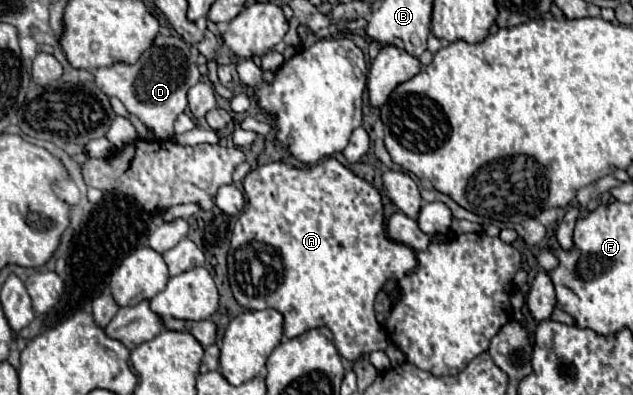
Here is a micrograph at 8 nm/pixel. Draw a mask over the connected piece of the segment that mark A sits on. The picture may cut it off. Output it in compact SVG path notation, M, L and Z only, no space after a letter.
M335 157L313 167L261 165L247 173L243 189L247 205L231 230L227 255L229 283L237 303L245 309L277 309L285 317L285 337L289 339L315 327L331 329L341 357L349 361L373 351L385 351L389 338L375 319L375 295L389 279L401 279L413 271L417 259L411 247L387 239L381 193Z

